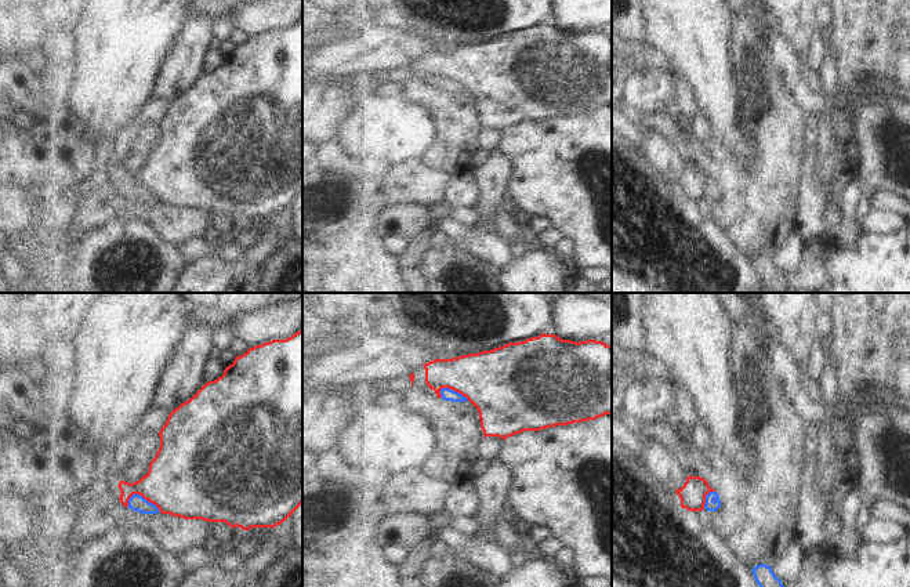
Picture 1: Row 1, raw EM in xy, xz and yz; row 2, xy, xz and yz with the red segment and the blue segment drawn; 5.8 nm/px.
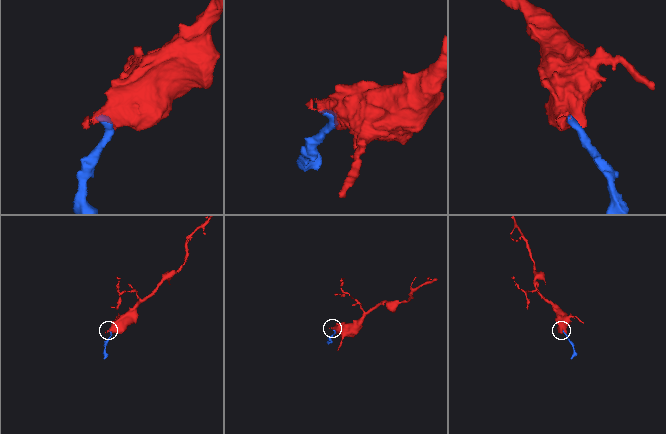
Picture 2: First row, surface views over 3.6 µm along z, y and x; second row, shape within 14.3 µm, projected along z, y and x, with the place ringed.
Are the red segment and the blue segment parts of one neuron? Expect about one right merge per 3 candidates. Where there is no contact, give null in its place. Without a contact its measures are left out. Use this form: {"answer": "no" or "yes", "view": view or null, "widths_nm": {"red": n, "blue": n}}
{"answer": "no", "view": "xy", "widths_nm": {"red": 420, "blue": 100}}

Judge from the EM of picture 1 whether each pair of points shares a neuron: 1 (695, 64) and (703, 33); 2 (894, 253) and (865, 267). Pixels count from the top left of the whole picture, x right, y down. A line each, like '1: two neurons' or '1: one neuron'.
1: one neuron
2: one neuron

